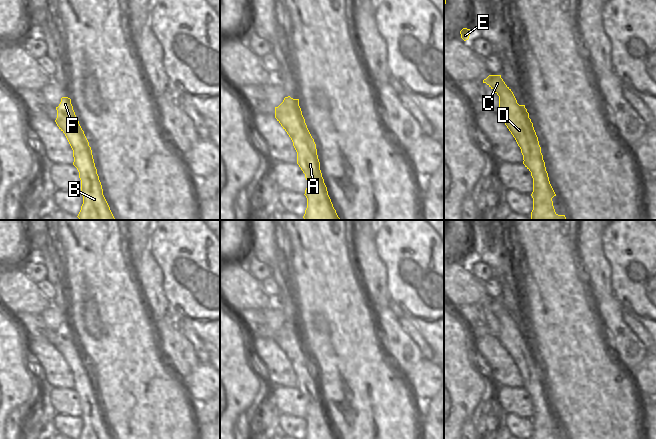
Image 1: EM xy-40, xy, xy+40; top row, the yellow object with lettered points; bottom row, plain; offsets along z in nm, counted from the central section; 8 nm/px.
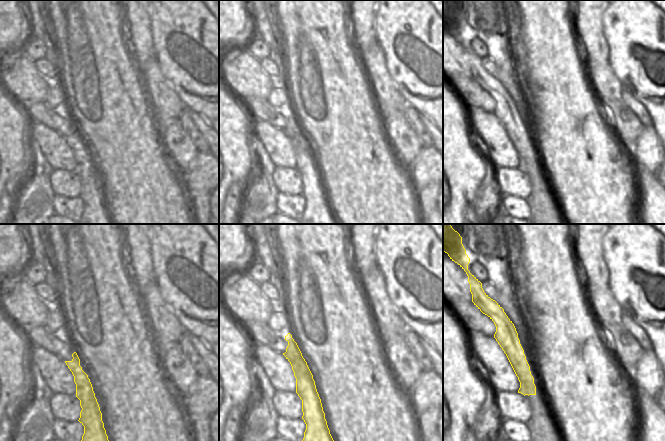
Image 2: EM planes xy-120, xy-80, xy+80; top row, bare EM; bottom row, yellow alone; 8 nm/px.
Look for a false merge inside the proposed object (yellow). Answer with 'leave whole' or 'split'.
leave whole

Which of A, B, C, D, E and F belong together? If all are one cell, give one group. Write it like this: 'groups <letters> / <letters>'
groups A B C D E F

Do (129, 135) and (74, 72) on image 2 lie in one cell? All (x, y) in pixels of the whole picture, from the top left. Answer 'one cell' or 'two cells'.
one cell

